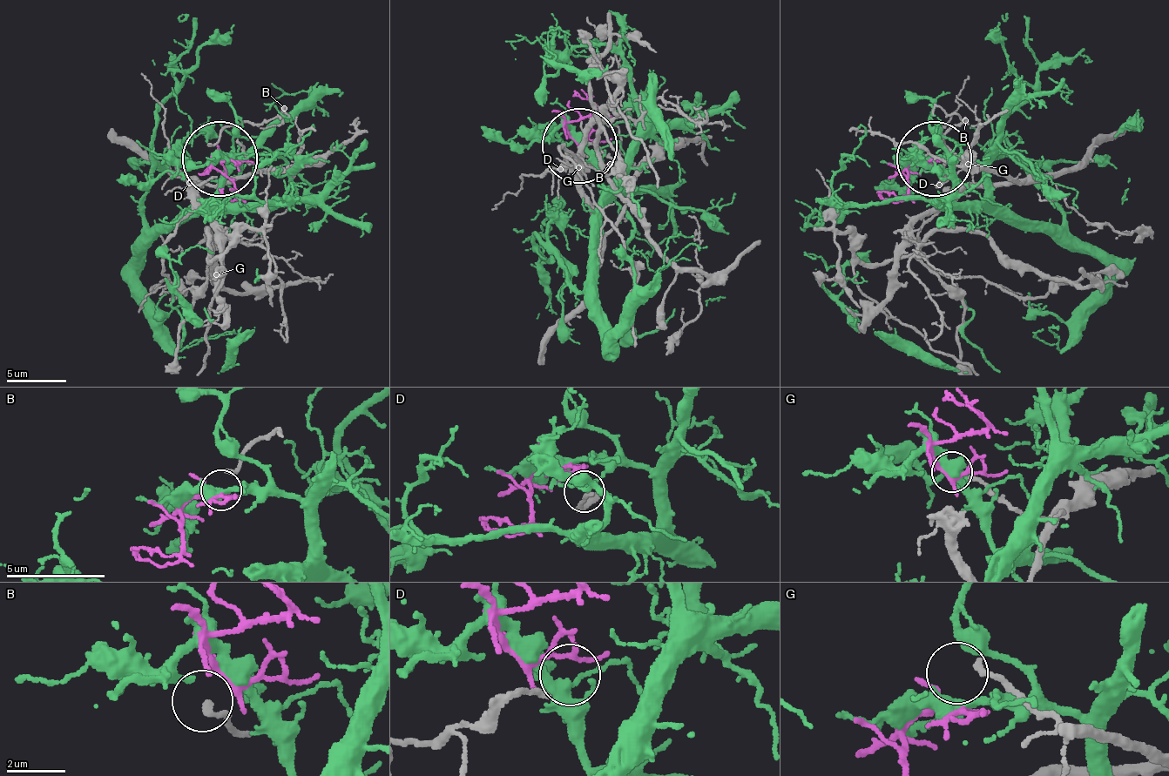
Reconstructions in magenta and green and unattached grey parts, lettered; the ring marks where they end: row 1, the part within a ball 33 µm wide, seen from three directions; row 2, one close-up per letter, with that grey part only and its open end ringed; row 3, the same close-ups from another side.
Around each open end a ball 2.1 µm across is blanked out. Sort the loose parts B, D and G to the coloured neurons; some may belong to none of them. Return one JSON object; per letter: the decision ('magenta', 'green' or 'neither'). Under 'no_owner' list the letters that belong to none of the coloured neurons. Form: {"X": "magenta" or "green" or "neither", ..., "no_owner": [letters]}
{"B": "neither", "D": "neither", "G": "neither", "no_owner": ["B", "D", "G"]}

